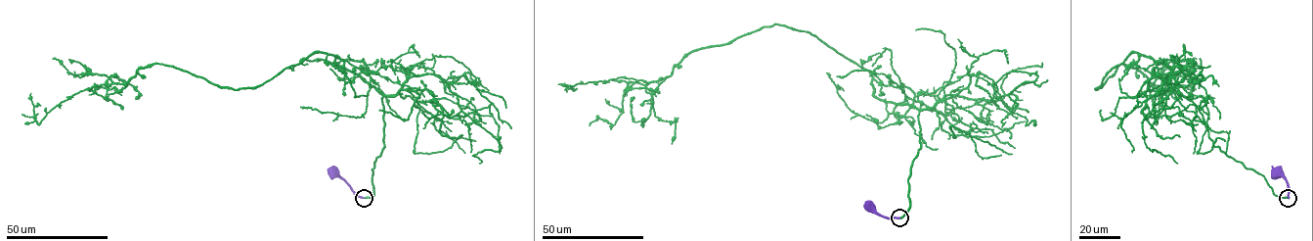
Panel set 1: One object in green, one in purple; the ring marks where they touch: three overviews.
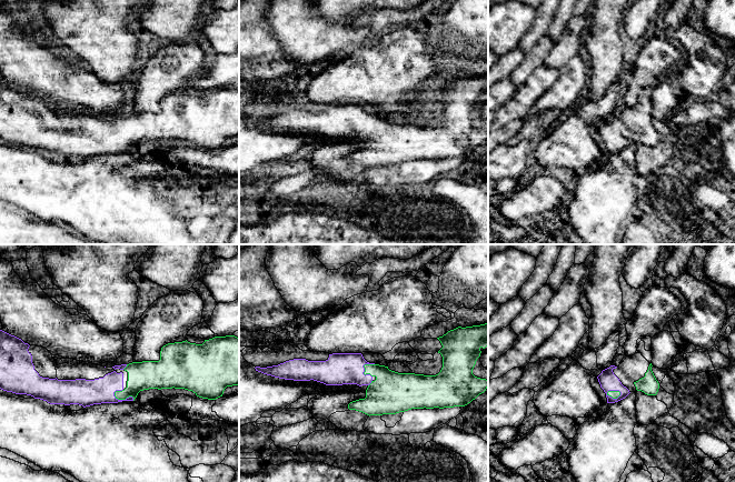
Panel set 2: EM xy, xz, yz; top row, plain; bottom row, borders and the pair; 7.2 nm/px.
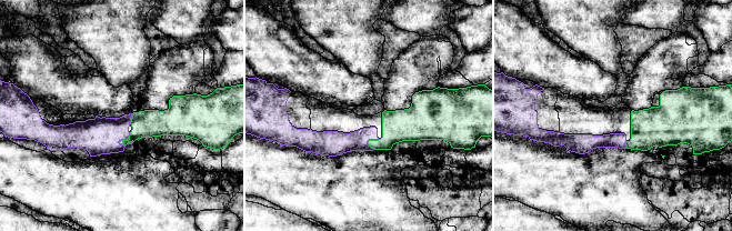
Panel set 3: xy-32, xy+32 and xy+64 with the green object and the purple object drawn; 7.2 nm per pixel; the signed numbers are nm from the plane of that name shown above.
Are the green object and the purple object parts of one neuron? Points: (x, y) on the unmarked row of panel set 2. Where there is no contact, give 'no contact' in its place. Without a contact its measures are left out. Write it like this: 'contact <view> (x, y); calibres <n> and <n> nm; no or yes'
contact xy (123, 150); calibres 200 and 180 nm; yes

